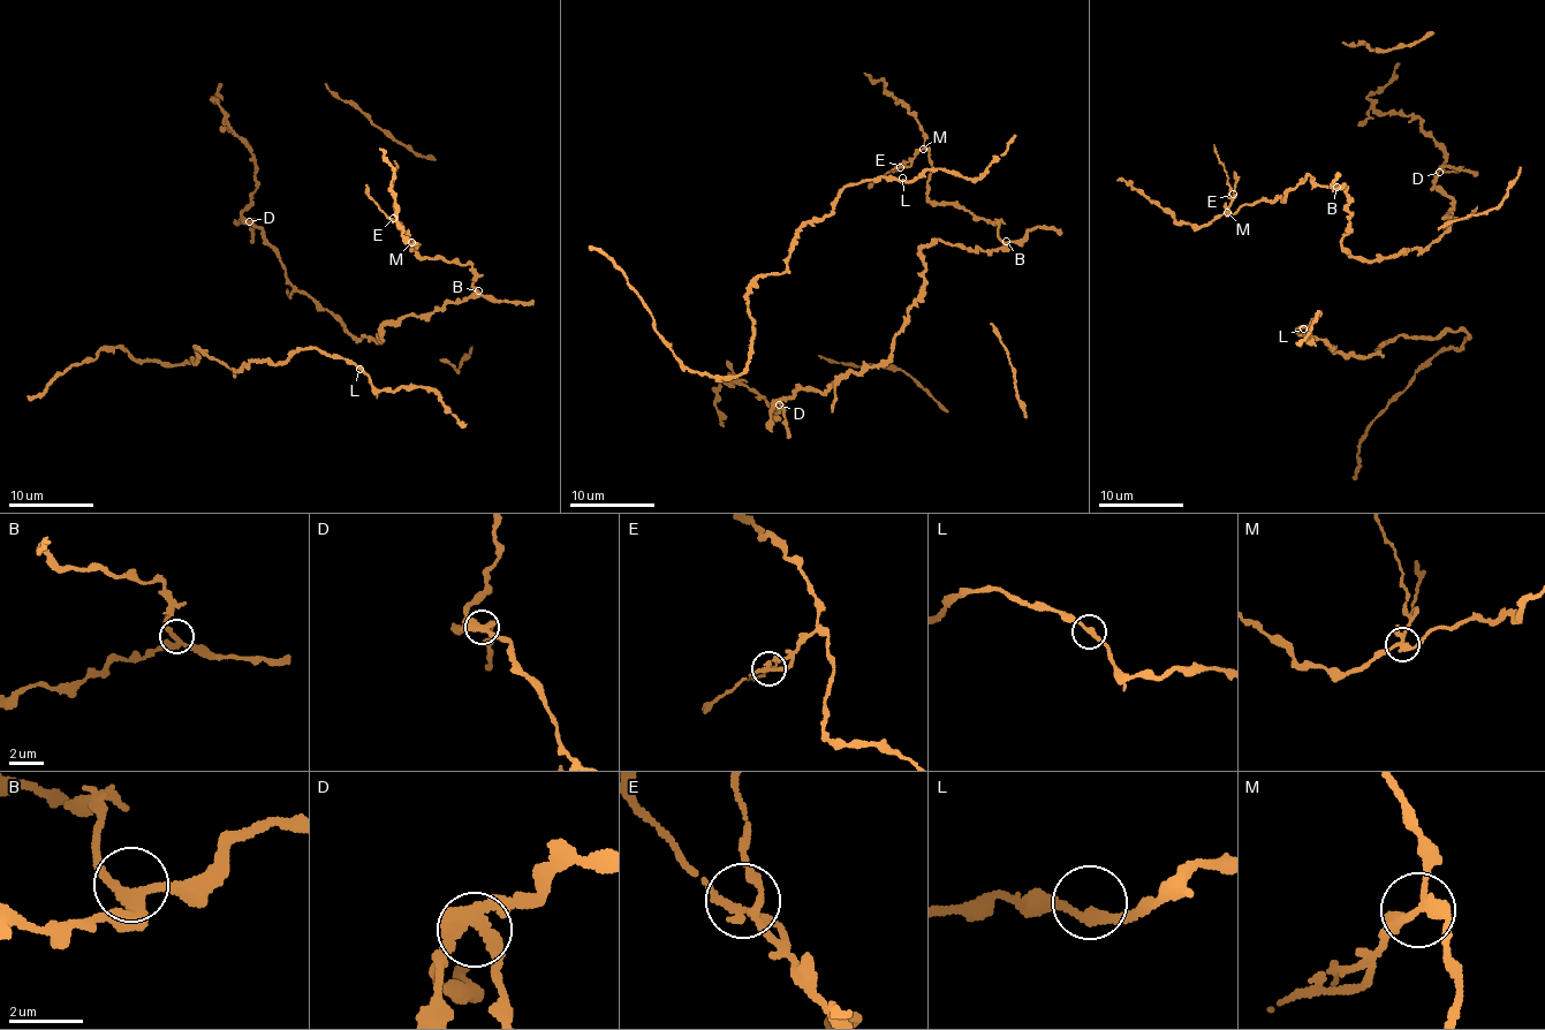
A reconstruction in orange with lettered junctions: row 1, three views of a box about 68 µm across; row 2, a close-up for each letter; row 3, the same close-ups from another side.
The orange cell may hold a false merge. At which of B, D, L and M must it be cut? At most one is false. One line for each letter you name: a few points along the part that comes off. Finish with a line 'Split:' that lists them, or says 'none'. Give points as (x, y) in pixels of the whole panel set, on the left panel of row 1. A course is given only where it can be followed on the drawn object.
M: (411, 242), (396, 220), (392, 190), (394, 160)
Split: M

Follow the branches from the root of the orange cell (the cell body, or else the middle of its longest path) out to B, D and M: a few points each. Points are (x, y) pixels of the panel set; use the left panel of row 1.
B: (380, 324), (395, 324), (402, 316), (429, 317), (448, 303), (463, 302), (478, 290)
D: (380, 324), (379, 345), (351, 335), (343, 323), (292, 283), (264, 232), (249, 221)
M: (380, 324), (429, 317), (476, 288), (468, 265), (418, 257), (413, 250), (419, 243), (411, 242)

